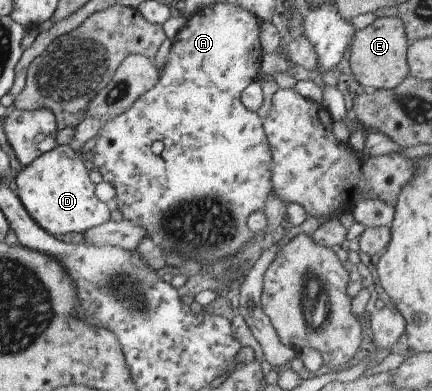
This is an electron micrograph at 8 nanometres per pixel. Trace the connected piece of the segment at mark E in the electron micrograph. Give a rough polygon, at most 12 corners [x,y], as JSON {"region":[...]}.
{"region":[[403,21],[355,31],[348,66],[365,89],[408,75]]}

